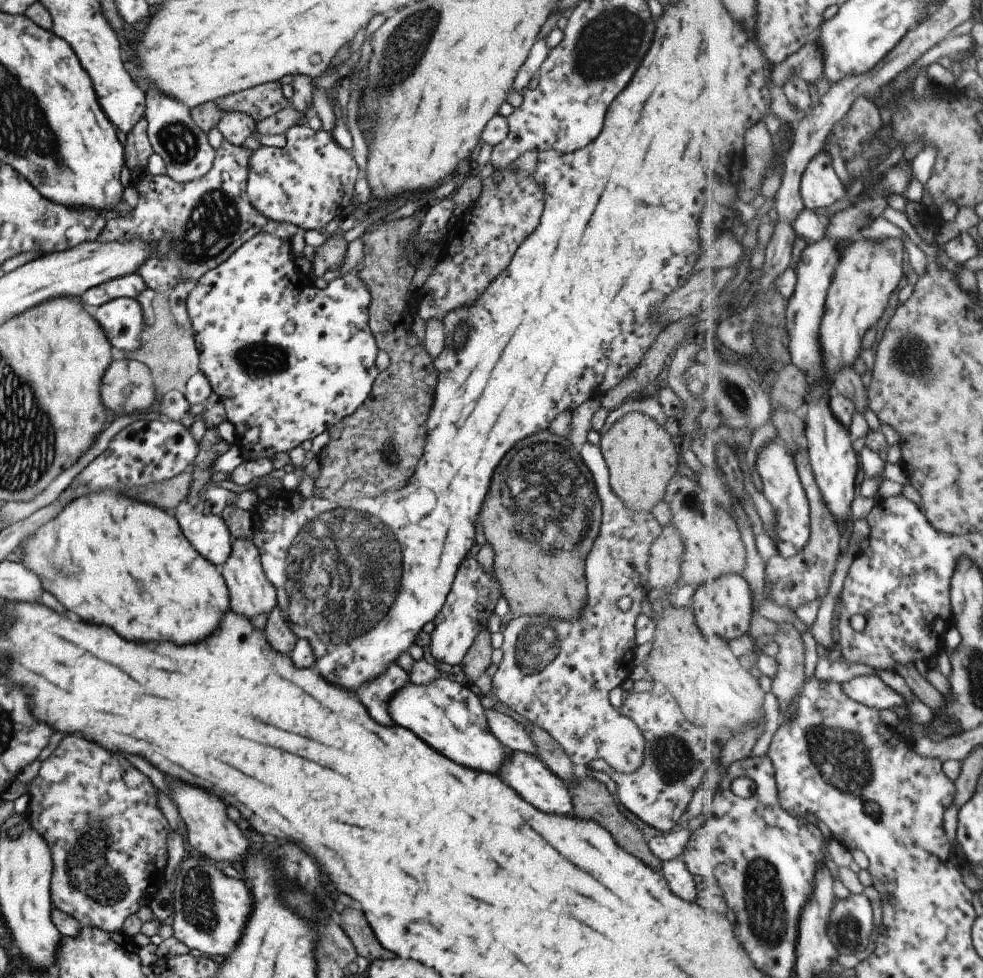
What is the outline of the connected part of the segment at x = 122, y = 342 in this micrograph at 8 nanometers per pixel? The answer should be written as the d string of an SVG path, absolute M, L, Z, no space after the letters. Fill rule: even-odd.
M120 297L108 301L92 309L91 316L110 347L125 353L136 352L141 347L145 326L137 300Z

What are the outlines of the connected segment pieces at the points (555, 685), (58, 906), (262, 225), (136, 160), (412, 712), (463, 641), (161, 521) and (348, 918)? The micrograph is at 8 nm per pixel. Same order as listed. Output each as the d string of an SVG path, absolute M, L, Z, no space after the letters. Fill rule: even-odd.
M585 442L578 454L590 473L602 509L597 537L584 561L586 606L571 621L543 616L512 618L501 633L503 643L500 649L503 657L491 678L491 692L509 710L546 731L573 765L586 767L594 759L600 759L617 773L631 773L641 765L644 738L632 721L611 707L608 694L629 678L633 668L636 650L634 621L640 612L640 601L647 591L646 561L649 548L662 528L649 511L634 512L625 509L617 496L613 495L608 486L608 469L598 446ZM623 596L631 598L632 604L628 610L619 610L617 606Z
M65 736L59 742L53 755L40 762L37 776L32 779L29 786L27 793L29 802L27 802L24 815L30 828L36 831L38 836L41 836L50 853L53 871L50 877L49 893L53 908L77 920L81 927L97 928L107 933L115 933L121 931L127 916L135 914L141 906L149 906L151 900L159 895L159 886L164 880L164 867L167 859L165 837L169 832L169 827L156 804L156 790L148 778L139 773L125 758L103 750L101 746L95 746L93 742L87 742L81 736Z
M224 139L215 151L214 160L209 171L201 178L181 184L176 184L166 175L151 175L145 173L135 187L139 200L133 209L129 209L122 217L105 216L105 225L96 241L107 243L112 241L141 240L148 245L149 253L144 264L136 269L136 274L144 281L146 289L154 293L171 291L180 281L191 279L197 281L210 269L216 268L229 256L258 233L266 233L280 240L287 241L297 232L297 227L288 223L279 223L265 219L249 203L246 194L246 177L249 171L249 158L253 151L234 146ZM169 236L168 248L163 257L158 257L158 245L164 237Z
M142 117L131 131L126 135L124 148L125 168L133 170L144 168L148 157L152 154L145 127L145 120Z
M440 675L427 685L408 683L403 690L399 690L389 702L389 716L395 724L411 730L417 738L425 740L425 744L455 764L497 775L498 769L508 760L506 752L509 750L489 731L486 706L486 702L468 687Z
M465 558L457 574L453 578L453 586L445 598L441 611L435 616L433 632L431 632L429 650L432 657L437 661L443 661L449 665L457 665L465 657L467 650L473 645L479 632L487 629L487 624L494 615L494 608L500 588L494 574L487 574L475 558Z
M100 491L89 493L70 501L52 520L43 524L31 537L22 549L20 564L31 570L40 578L43 589L53 595L65 610L75 612L87 624L107 626L123 640L131 642L173 642L173 644L195 644L203 638L211 636L221 623L222 617L230 610L229 594L225 582L217 566L204 560L189 545L181 534L181 530L173 517L167 516L162 509L155 506L135 501L125 497L121 491Z
M345 908L339 918L341 918L341 928L347 934L347 938L351 940L357 955L365 958L368 962L393 958L393 955L384 950L375 939L363 912L353 910L353 908Z

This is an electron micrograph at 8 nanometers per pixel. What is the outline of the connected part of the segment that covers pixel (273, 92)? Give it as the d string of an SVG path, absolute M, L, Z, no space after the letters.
M278 81L264 83L240 92L225 96L216 106L222 113L239 112L247 114L256 124L266 117L275 115L291 106L283 98Z

